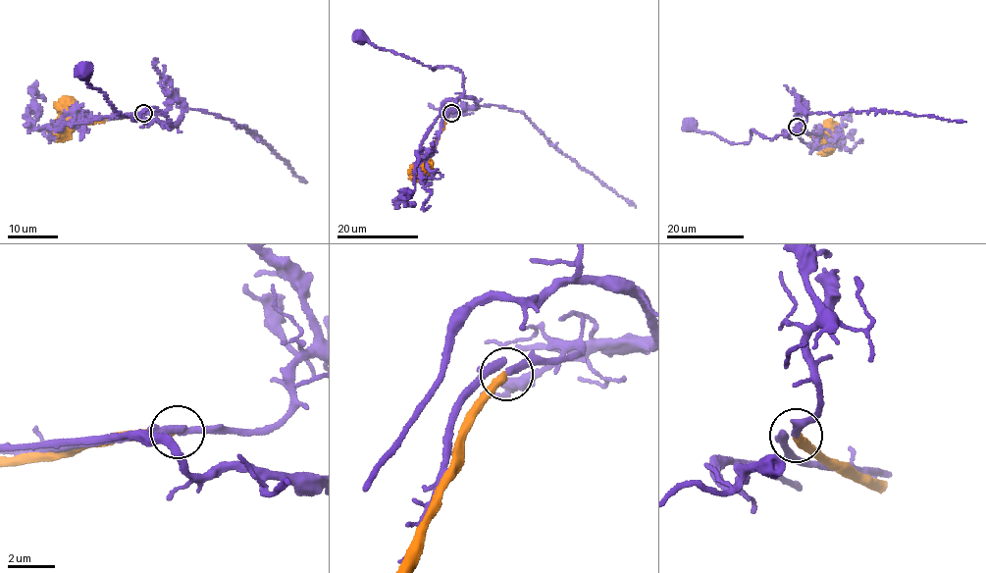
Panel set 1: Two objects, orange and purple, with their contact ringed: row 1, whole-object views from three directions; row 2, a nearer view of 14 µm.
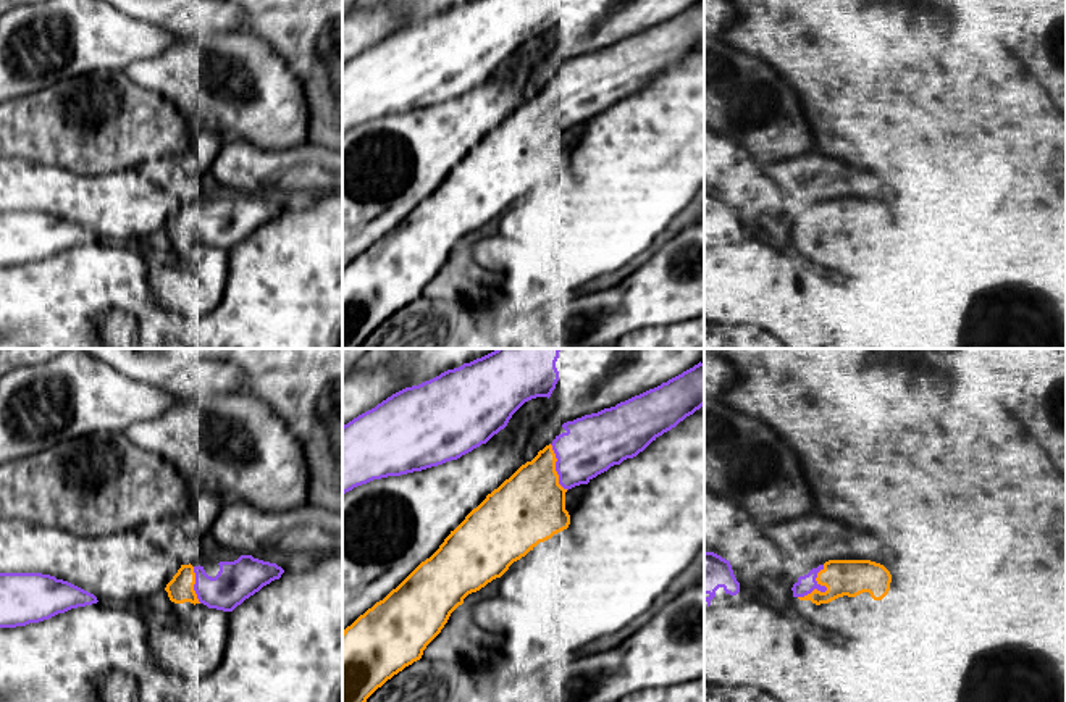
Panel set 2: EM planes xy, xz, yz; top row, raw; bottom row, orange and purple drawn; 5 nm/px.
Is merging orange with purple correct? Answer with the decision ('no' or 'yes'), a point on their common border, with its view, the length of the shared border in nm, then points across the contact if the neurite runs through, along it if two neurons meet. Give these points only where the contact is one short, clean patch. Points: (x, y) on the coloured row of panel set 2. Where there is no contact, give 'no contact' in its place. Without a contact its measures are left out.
no; contact yz (826, 591); length 220 nm

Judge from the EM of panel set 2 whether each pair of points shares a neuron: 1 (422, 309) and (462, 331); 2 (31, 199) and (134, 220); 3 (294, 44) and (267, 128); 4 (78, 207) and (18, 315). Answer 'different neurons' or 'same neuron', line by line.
1: same neuron
2: same neuron
3: different neurons
4: different neurons

